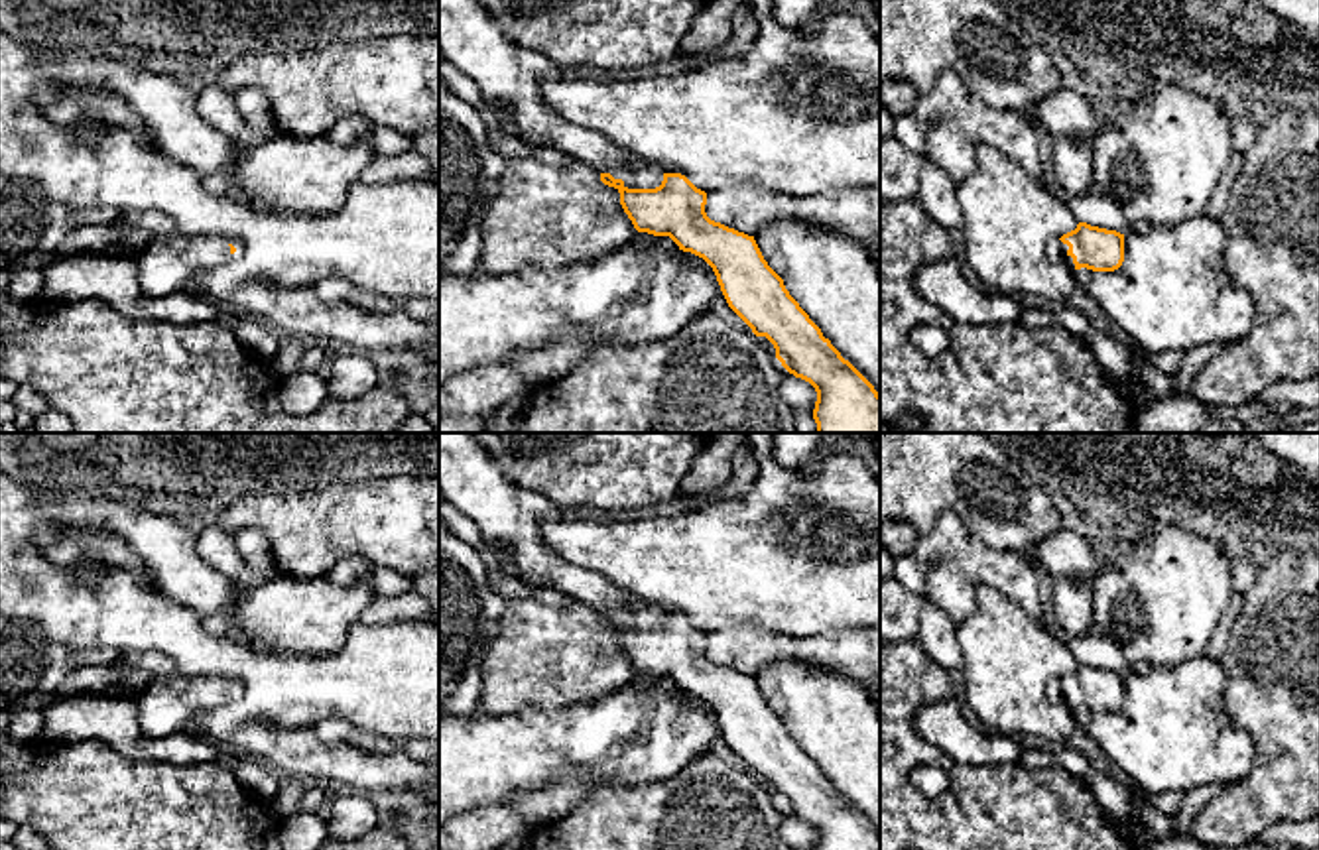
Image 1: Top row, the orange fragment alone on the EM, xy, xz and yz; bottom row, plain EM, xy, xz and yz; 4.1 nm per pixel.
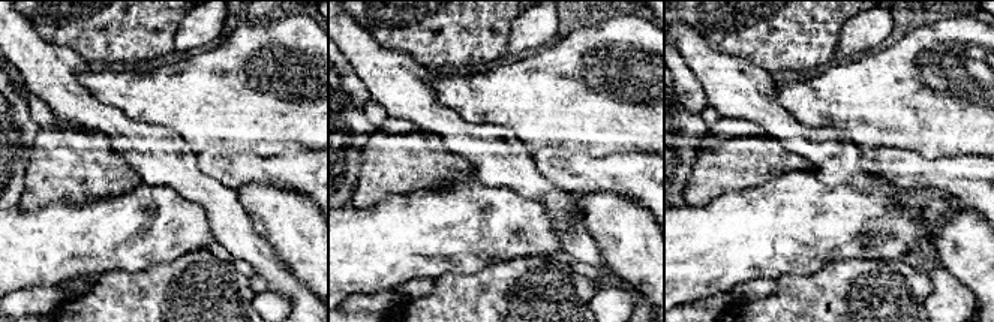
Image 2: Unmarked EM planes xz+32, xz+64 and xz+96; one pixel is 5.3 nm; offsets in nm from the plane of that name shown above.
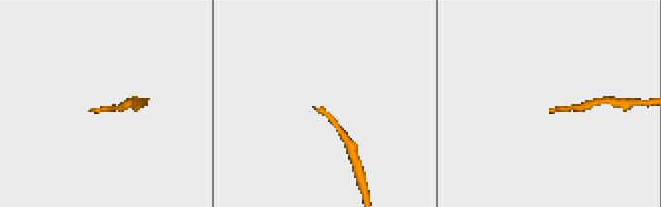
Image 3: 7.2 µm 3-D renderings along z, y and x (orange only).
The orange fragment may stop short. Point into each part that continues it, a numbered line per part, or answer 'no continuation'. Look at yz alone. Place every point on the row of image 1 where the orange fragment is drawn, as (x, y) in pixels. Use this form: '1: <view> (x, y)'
1: yz (1058, 248)

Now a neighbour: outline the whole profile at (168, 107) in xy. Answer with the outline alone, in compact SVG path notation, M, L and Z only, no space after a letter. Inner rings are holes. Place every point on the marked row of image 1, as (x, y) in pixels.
M30 47L35 59L49 59L61 69L61 83L73 89L114 92L144 120L146 136L171 161L203 179L222 171L236 203L268 207L236 185L242 153L220 130L207 124L197 110L197 91L185 79L148 71L136 61L91 55L85 51Z

